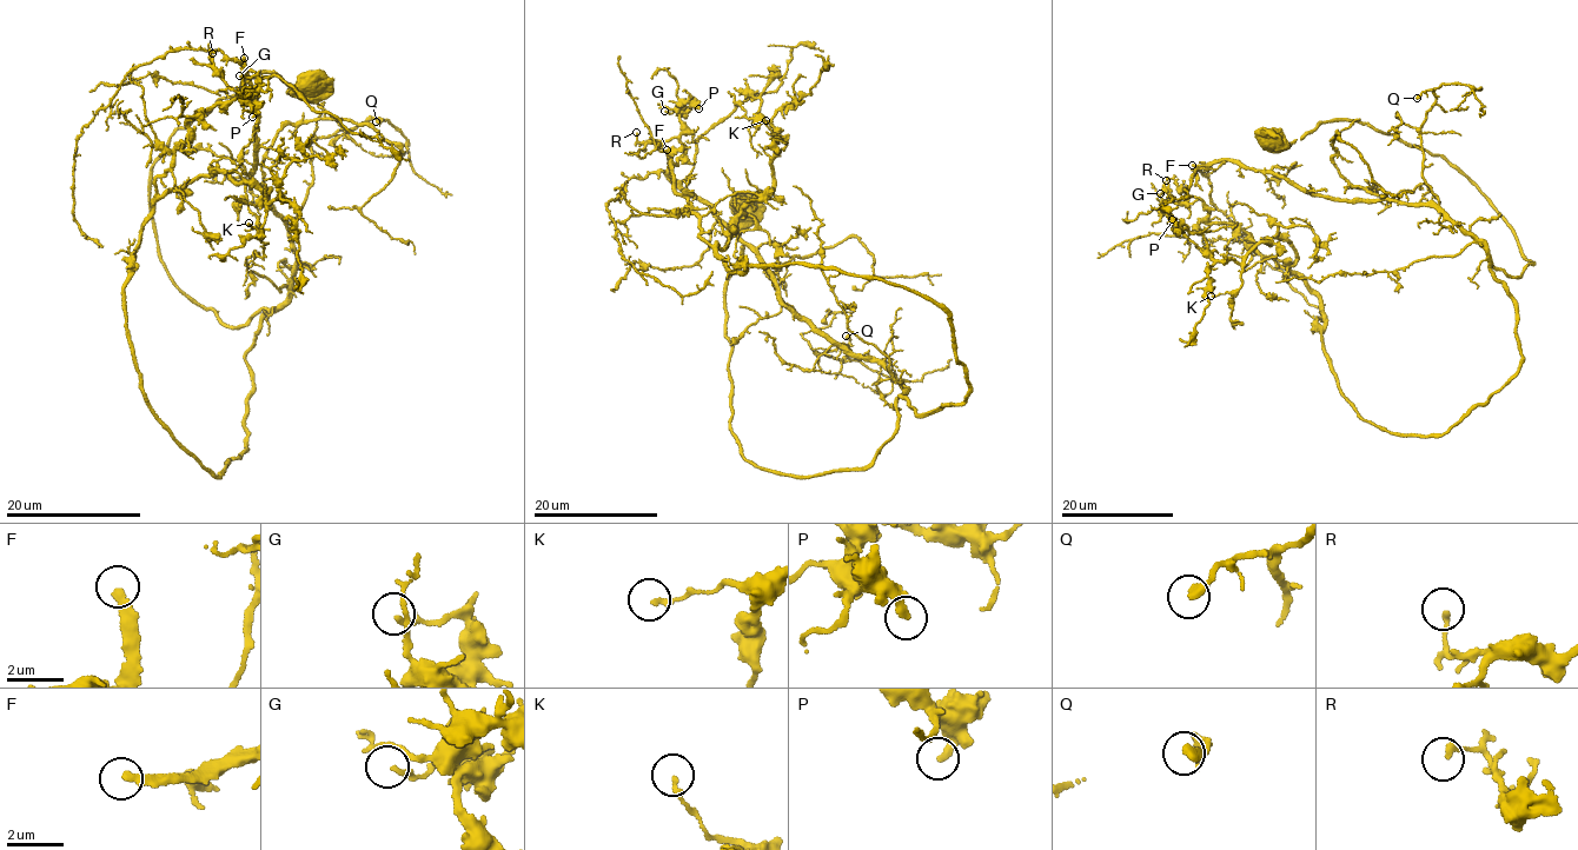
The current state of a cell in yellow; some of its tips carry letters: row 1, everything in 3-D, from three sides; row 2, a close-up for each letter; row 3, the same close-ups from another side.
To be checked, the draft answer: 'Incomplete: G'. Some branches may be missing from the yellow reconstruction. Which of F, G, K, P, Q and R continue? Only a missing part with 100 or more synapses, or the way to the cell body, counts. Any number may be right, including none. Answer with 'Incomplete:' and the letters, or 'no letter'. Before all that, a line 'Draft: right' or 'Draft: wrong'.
Draft: wrong
Incomplete: F

